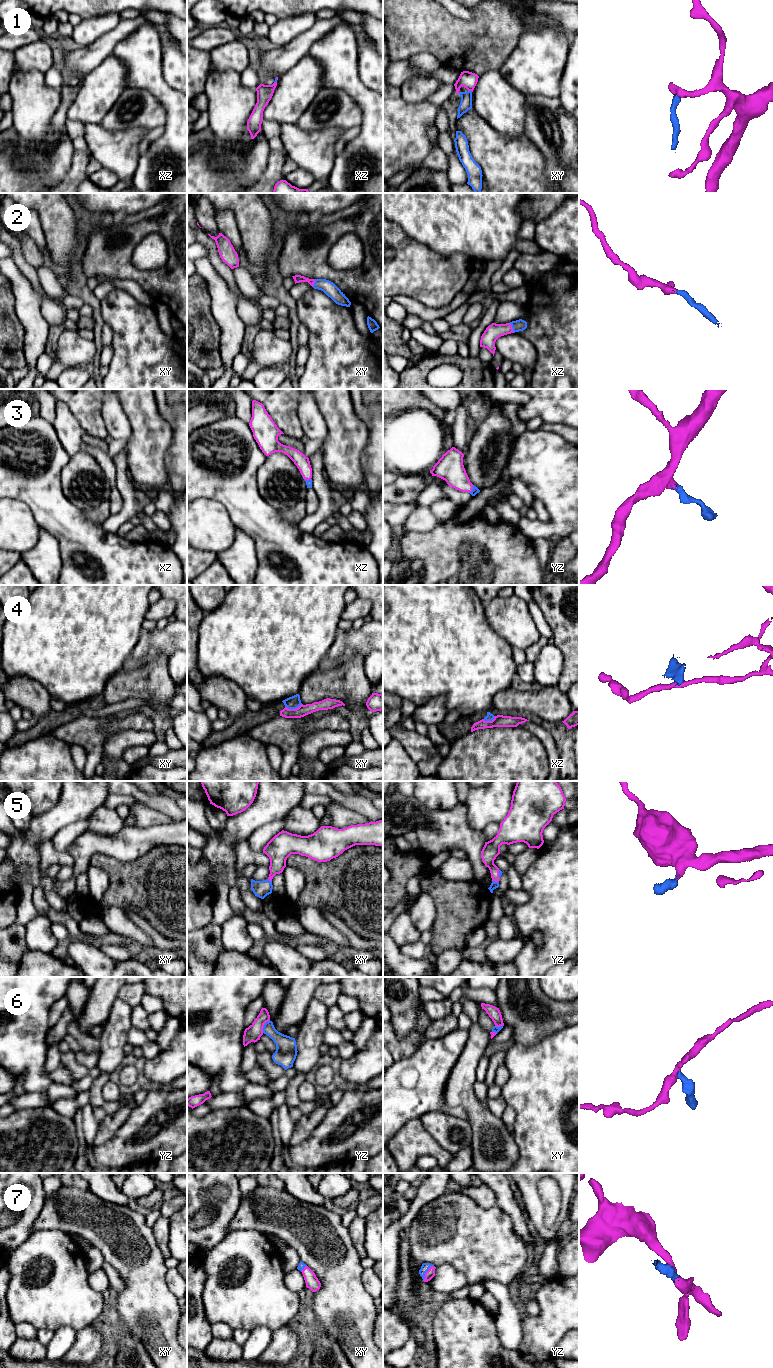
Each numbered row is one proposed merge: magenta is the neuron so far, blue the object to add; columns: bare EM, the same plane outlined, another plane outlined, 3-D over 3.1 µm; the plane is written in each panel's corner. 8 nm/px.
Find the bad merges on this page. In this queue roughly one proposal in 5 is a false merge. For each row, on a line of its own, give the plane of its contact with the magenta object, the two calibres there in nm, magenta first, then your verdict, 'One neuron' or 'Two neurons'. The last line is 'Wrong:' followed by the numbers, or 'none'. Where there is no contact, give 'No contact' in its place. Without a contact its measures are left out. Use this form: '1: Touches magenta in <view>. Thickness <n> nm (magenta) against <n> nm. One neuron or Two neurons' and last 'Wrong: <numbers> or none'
1: Touches magenta in xy. Thickness 130 nm (magenta) against 100 nm. Two neurons
2: Touches magenta in xz. Thickness 120 nm (magenta) against 100 nm. One neuron
3: Touches magenta in yz. Thickness 220 nm (magenta) against 60 nm. One neuron
4: Touches magenta in xy. Thickness 90 nm (magenta) against 100 nm. Two neurons
5: Touches magenta in yz. Thickness 140 nm (magenta) against 60 nm. One neuron
6: Touches magenta in yz. Thickness 130 nm (magenta) against 160 nm. Two neurons
7: Touches magenta in yz. Thickness 70 nm (magenta) against 70 nm. One neuron
Wrong: 1, 4, 6

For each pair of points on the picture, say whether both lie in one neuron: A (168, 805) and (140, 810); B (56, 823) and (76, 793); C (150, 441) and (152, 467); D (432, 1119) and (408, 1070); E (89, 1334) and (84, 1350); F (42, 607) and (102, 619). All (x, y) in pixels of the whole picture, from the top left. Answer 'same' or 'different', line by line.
A: different
B: same
C: same
D: different
E: same
F: same

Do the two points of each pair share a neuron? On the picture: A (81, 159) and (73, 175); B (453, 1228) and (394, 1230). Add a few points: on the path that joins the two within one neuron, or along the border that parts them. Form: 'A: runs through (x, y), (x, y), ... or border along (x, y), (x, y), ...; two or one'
A: runs through (79, 163), (77, 171); one
B: border along (421, 1209), (408, 1229); two

